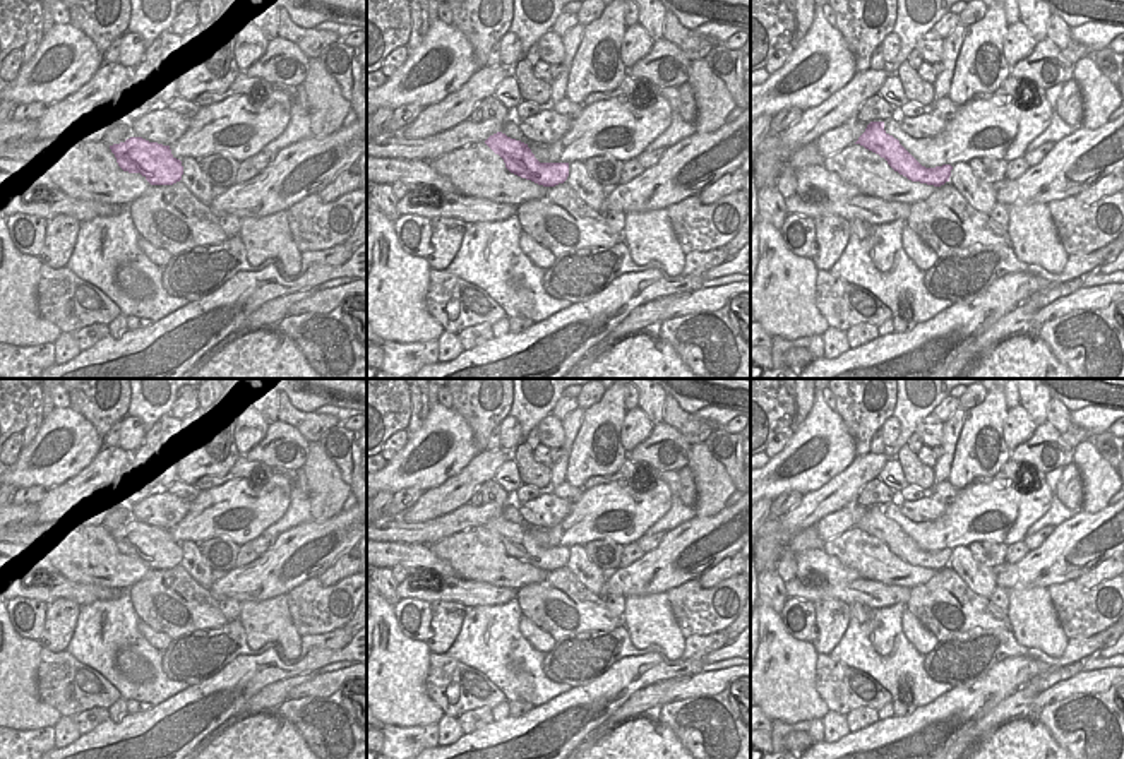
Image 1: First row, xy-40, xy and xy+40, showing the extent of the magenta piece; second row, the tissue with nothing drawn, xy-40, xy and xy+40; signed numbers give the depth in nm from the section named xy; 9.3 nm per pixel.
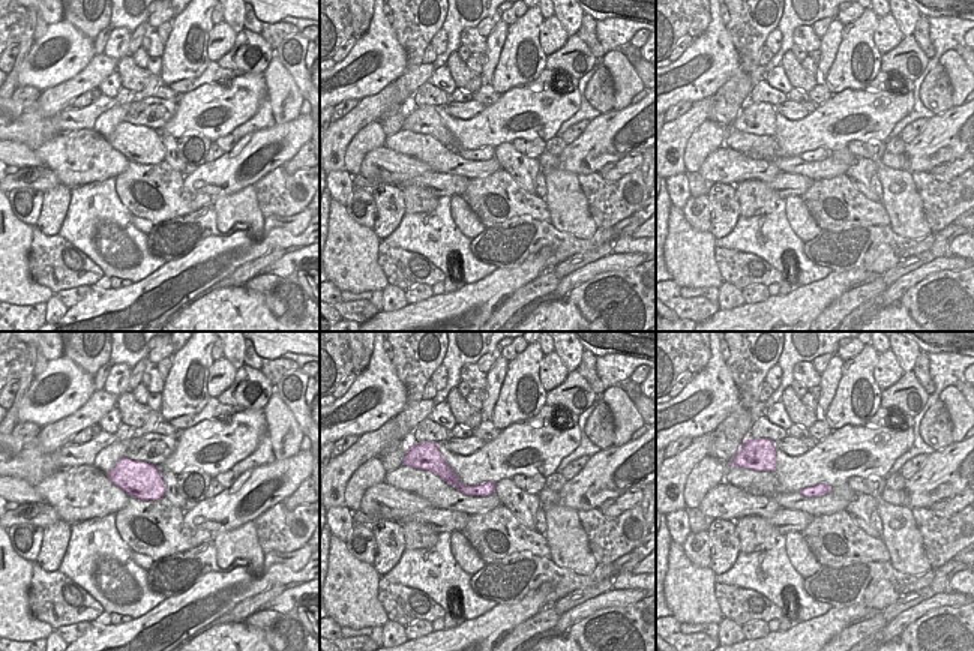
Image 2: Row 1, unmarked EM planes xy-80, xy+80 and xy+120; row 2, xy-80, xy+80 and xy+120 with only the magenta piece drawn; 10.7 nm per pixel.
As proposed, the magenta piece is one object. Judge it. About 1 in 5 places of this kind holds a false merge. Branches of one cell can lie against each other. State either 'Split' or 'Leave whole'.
Leave whole.

